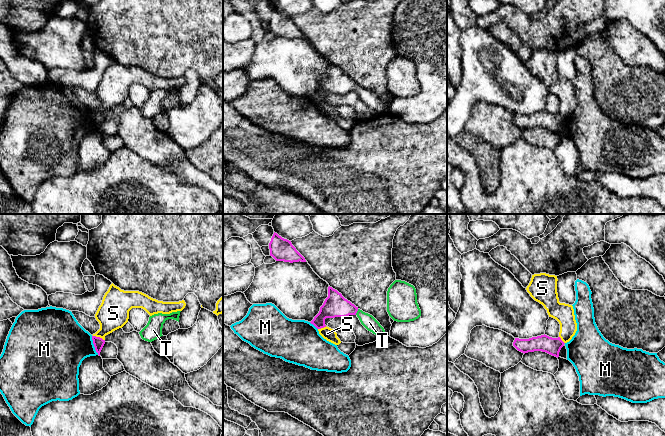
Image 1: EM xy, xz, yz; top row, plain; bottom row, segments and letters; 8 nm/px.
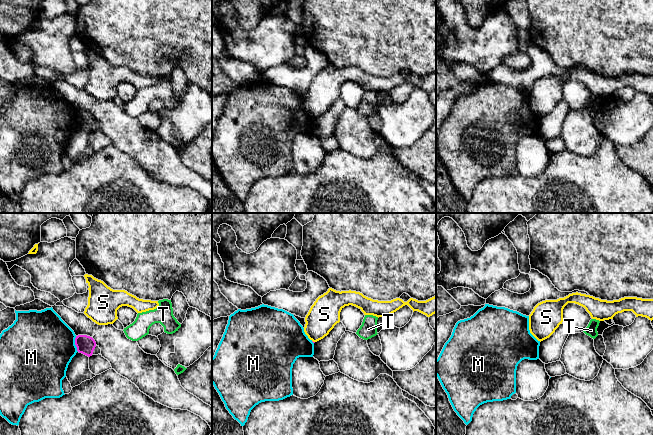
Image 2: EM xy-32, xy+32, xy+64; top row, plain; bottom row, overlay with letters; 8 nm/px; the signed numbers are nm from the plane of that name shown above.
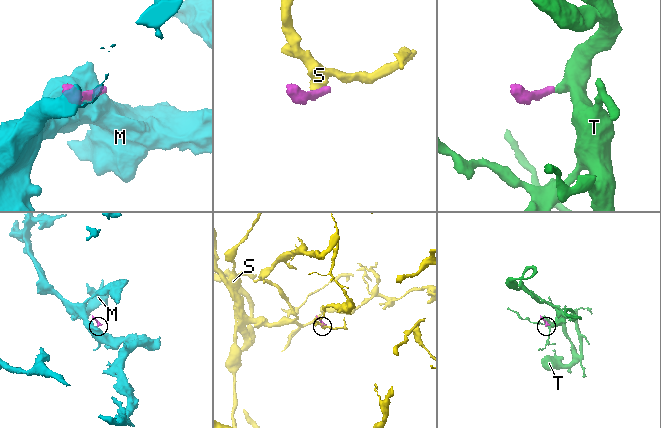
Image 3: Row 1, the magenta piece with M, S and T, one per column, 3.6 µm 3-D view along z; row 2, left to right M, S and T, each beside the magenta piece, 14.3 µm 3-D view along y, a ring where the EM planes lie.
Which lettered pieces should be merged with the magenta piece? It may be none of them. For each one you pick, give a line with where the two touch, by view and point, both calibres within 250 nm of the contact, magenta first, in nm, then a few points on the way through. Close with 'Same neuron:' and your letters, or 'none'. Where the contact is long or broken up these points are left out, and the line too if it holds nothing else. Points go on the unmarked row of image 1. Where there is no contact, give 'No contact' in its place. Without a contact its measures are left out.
T: Touches magenta at xz (356, 88). Thickness 190 nm (magenta) against 110 nm. Path across: xz (335, 81), (352, 85), (356, 88), (368, 97)
Same neuron: T

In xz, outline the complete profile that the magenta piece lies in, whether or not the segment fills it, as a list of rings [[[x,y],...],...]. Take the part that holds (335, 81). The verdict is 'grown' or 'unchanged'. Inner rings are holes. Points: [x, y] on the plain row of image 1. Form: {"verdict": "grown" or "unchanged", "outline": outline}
{"verdict": "grown", "outline": [[[328,63],[328,73],[320,83],[319,89],[310,98],[317,105],[326,103],[326,94],[347,93],[356,91],[361,100],[373,110],[384,113],[385,106],[380,99],[370,90],[363,88],[350,77],[345,75],[341,69],[332,63]]]}

